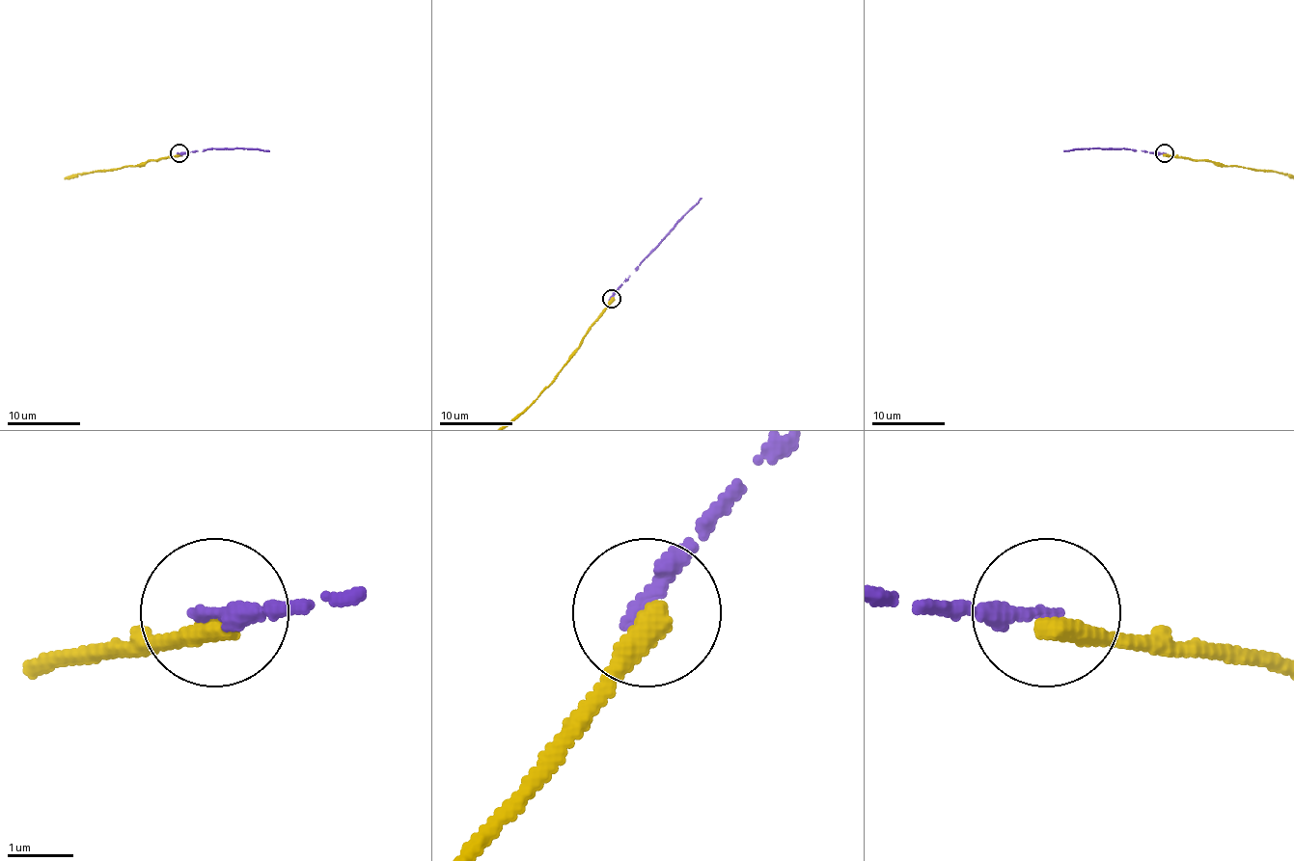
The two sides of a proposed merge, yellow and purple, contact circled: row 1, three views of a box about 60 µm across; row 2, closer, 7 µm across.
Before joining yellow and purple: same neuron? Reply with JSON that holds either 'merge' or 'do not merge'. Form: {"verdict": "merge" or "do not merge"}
{"verdict": "do not merge"}

